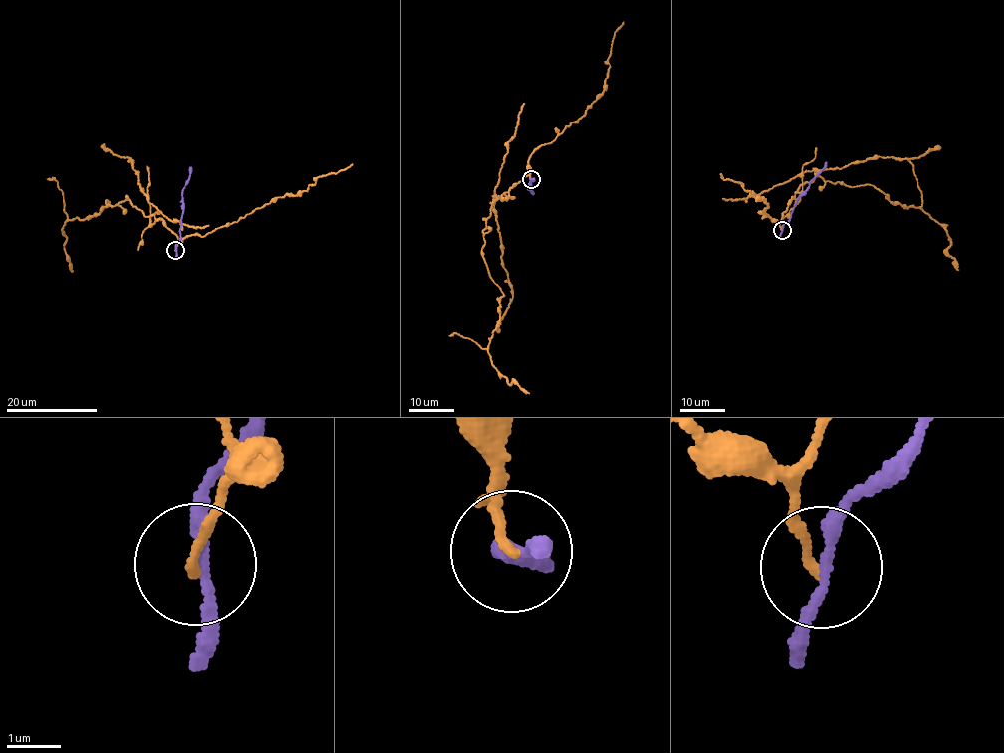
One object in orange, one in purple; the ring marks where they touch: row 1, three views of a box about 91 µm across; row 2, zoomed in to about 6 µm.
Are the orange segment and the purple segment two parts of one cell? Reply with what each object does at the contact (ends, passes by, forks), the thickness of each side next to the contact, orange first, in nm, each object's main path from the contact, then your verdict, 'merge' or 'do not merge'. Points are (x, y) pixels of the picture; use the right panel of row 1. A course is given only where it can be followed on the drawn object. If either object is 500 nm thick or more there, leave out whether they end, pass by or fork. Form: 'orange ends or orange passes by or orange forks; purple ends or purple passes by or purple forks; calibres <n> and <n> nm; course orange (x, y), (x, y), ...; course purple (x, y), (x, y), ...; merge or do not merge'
orange ends; purple passes by; calibres 160 and 190 nm; course orange (781, 230), (792, 197), (816, 176), (871, 185), (891, 202), (922, 209), (947, 231), (947, 254), (958, 270); course purple (781, 230), (790, 219), (798, 197), (826, 162); do not merge

